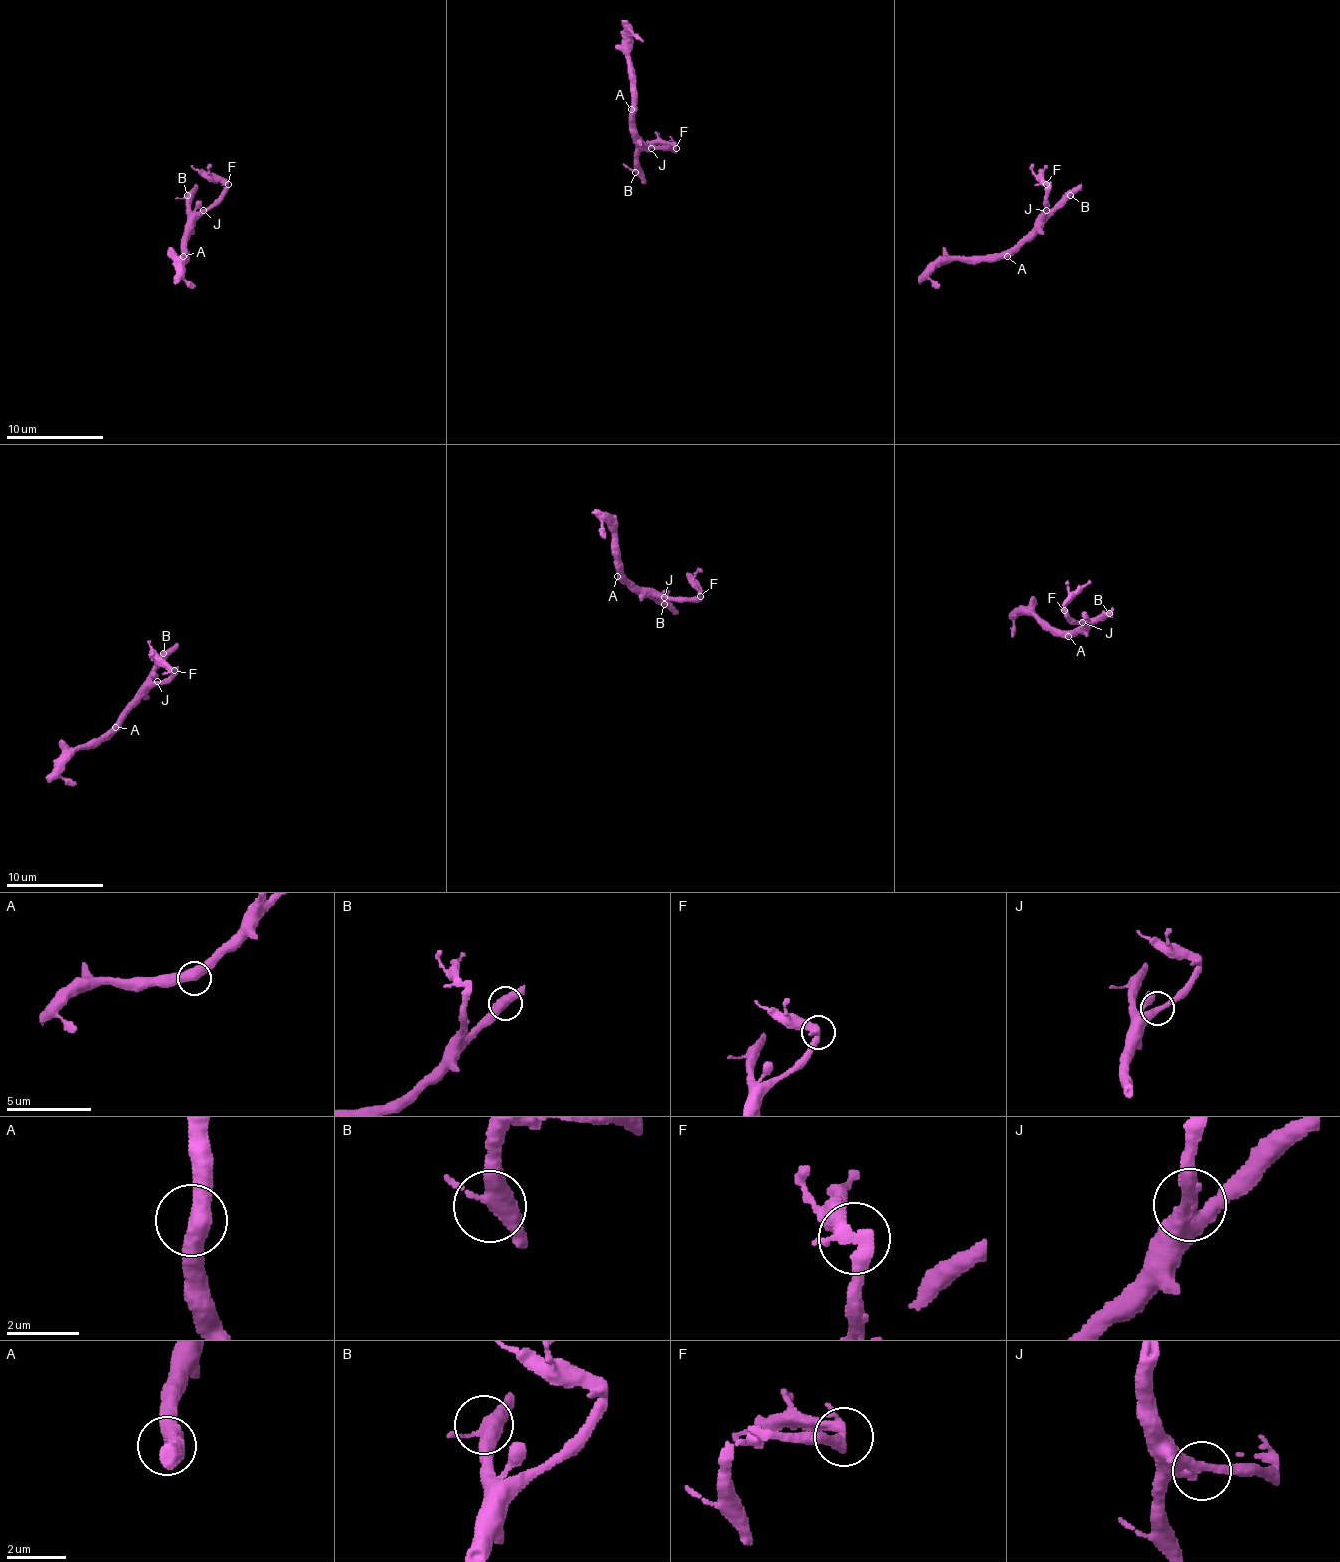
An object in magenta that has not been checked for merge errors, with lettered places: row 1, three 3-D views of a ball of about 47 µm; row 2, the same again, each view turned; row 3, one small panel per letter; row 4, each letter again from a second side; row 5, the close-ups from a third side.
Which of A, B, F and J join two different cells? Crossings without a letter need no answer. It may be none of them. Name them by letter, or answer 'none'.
F

